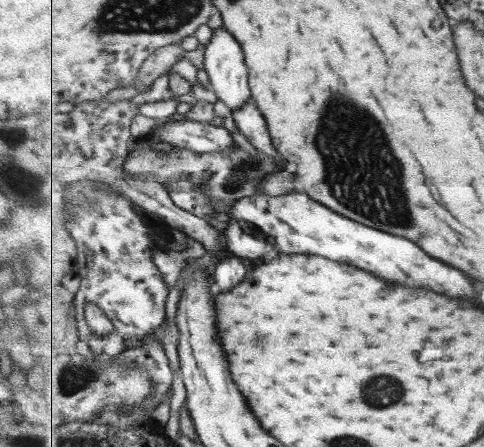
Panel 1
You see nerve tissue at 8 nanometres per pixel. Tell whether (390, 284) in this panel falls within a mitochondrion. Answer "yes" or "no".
no

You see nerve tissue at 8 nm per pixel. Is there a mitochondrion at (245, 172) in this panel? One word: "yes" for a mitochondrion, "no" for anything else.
yes

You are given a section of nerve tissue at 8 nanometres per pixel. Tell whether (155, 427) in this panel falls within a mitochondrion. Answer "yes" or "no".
no

